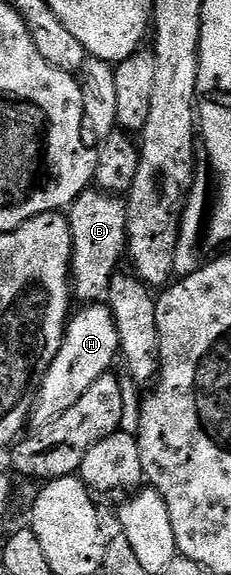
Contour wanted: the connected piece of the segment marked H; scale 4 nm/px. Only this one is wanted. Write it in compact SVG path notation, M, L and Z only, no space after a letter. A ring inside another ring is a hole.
M102 302L87 304L79 309L69 317L60 350L56 358L52 358L52 366L48 366L42 385L38 387L34 411L30 413L28 421L31 429L37 430L56 422L56 418L76 406L96 378L104 378L104 374L115 367L114 360L116 364L119 359L118 331L113 312Z

